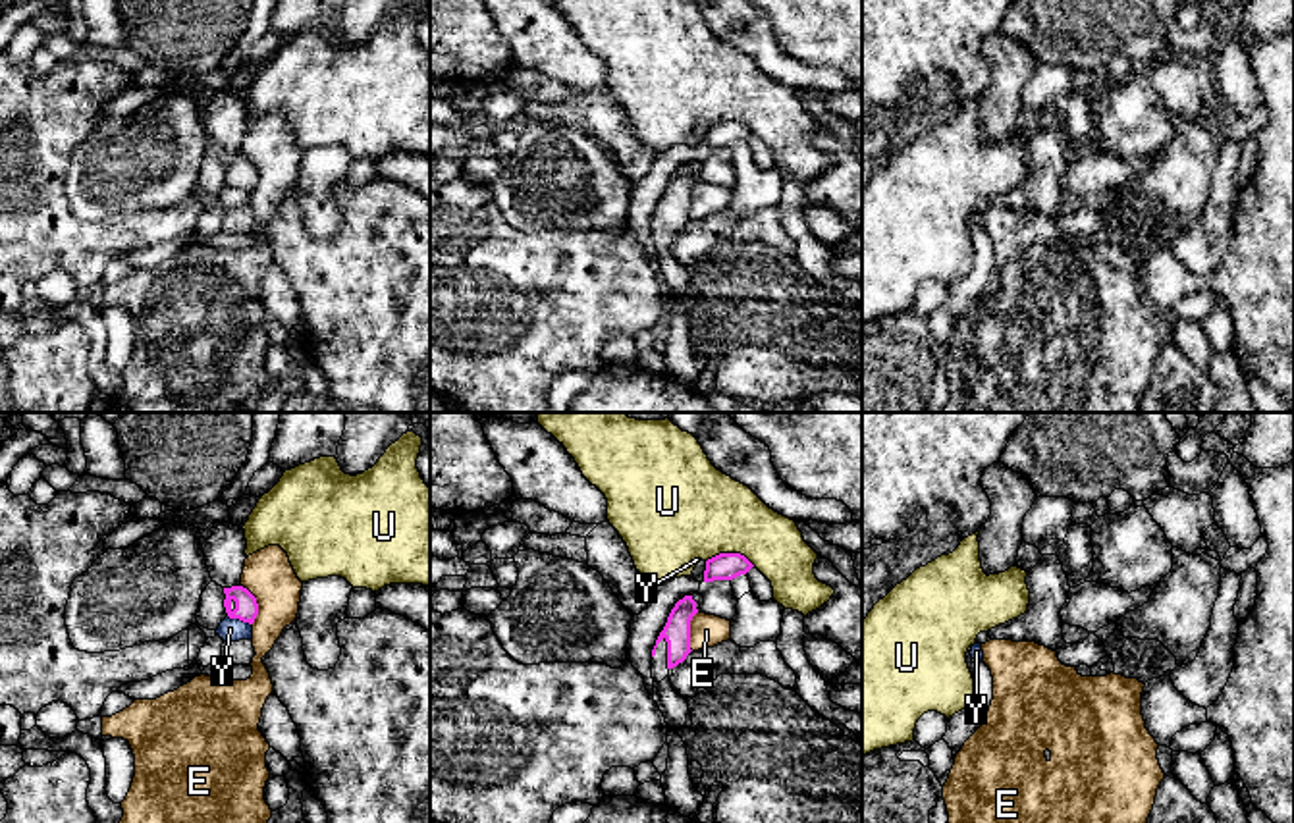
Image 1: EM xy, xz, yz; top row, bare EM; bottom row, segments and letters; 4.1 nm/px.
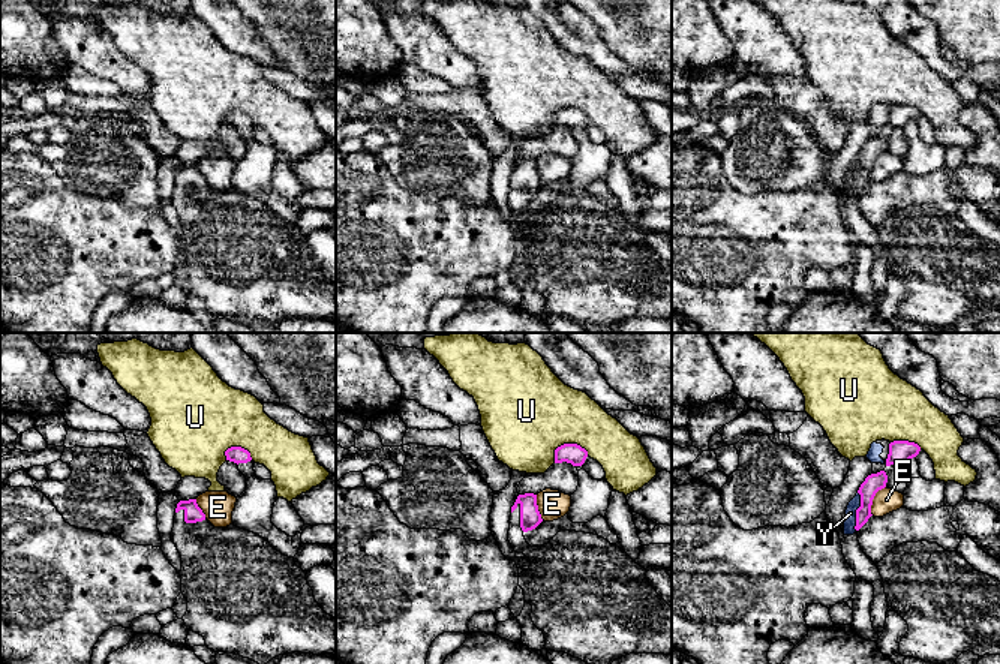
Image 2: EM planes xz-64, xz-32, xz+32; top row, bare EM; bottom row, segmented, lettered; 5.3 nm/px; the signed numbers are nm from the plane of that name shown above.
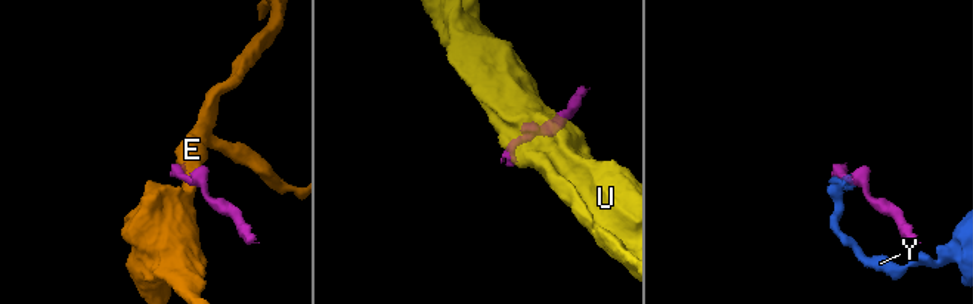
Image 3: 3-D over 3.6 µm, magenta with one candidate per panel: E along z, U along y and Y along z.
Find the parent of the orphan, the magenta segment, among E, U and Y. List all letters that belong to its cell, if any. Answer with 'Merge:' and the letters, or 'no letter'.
Merge: no letter

